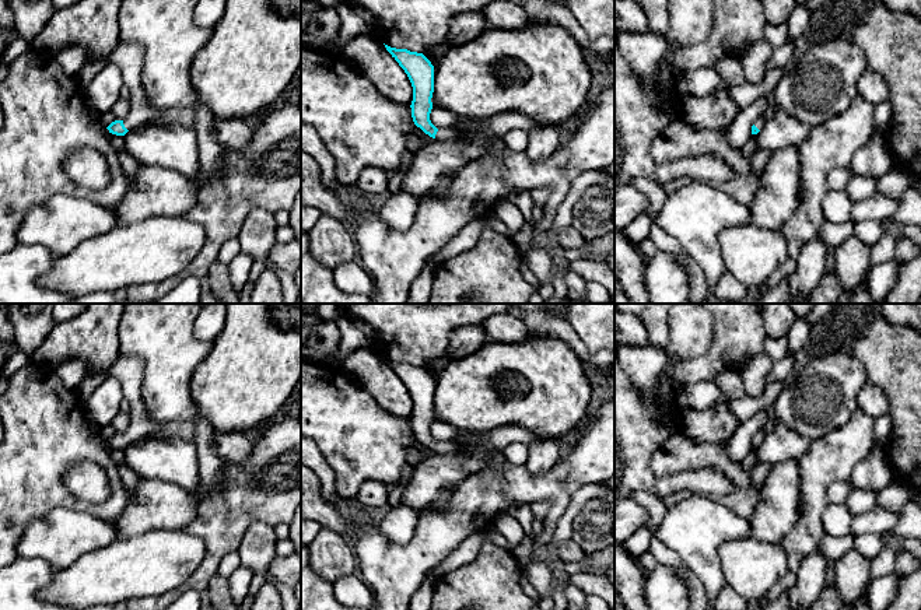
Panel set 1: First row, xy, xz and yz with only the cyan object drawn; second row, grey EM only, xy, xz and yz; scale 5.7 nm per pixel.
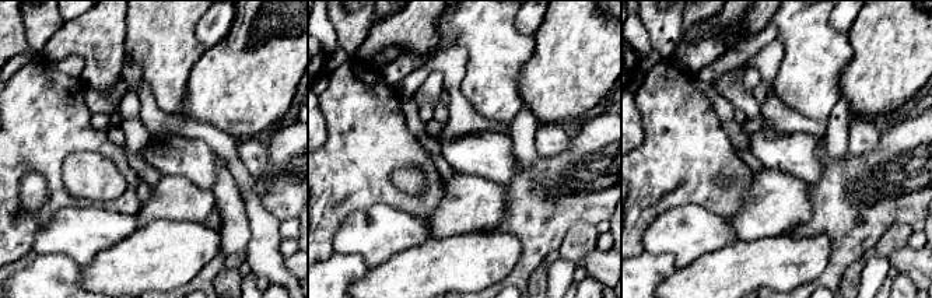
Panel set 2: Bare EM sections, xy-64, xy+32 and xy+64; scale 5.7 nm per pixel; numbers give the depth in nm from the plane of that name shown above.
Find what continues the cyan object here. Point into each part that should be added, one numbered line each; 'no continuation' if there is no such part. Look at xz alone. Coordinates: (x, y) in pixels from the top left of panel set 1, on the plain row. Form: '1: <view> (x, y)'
1: xz (452, 447)

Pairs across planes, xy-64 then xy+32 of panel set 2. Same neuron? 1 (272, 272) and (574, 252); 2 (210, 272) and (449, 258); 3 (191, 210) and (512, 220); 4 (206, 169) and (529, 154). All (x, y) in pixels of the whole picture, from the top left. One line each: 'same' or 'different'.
1: same
2: different
3: different
4: different

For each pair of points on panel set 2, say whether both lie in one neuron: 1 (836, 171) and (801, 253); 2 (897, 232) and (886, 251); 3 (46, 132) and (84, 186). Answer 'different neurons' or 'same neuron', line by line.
1: different neurons
2: same neuron
3: different neurons

